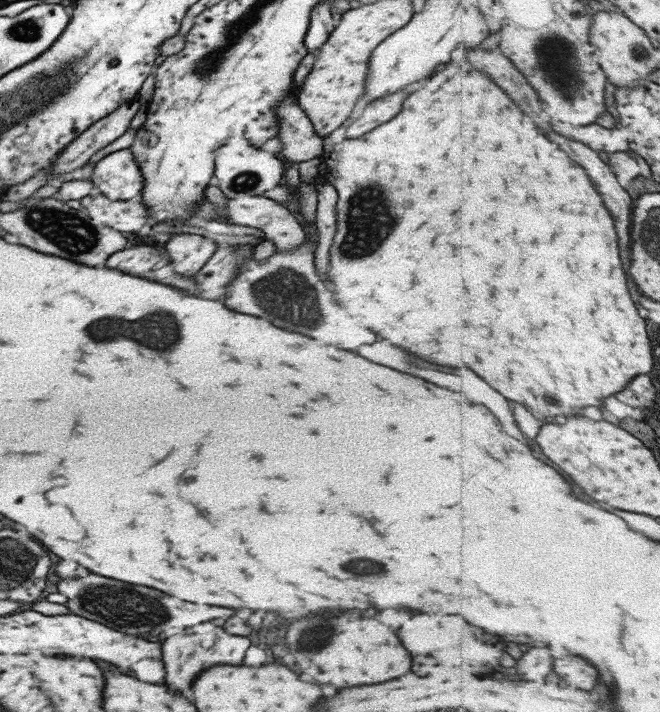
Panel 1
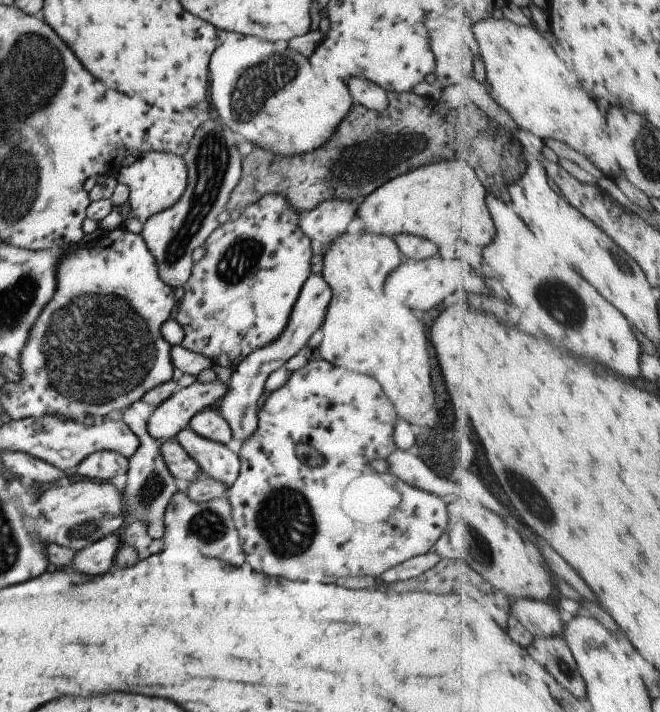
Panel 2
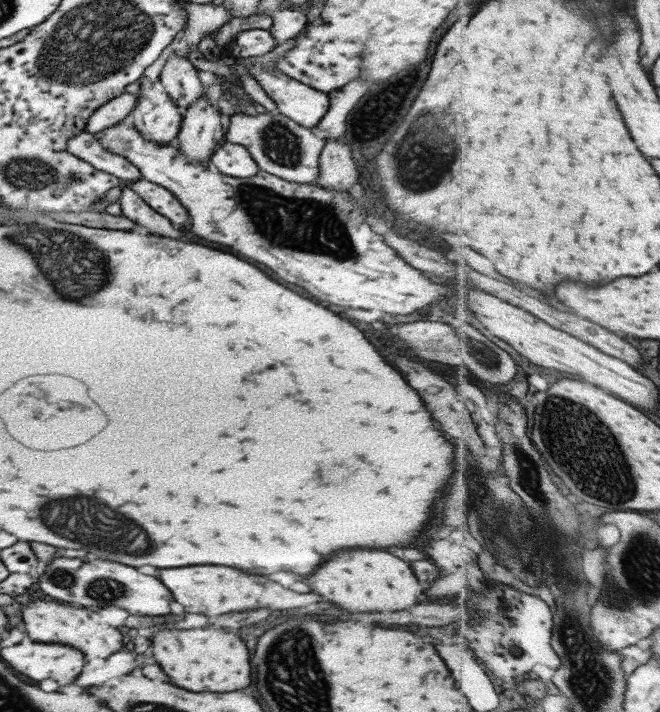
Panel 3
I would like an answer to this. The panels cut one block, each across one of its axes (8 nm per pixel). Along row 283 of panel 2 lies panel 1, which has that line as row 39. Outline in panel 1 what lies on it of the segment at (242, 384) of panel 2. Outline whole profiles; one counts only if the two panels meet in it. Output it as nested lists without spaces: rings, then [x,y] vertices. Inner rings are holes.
[[[326,1],[313,6],[310,16],[310,27],[304,38],[307,52],[318,54],[320,47],[326,43],[326,39],[335,30],[334,20],[330,12],[332,2]]]

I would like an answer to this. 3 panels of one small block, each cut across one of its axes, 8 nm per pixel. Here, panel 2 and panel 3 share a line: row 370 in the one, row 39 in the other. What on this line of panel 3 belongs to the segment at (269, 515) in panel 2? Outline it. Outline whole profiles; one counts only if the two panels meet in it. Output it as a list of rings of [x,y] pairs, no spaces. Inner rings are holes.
[[[321,17],[308,22],[295,38],[295,45],[287,50],[283,57],[278,57],[276,68],[290,78],[324,92],[327,95],[337,88],[346,86],[360,74],[363,54],[362,43],[358,40],[341,39],[336,36],[334,28]]]

